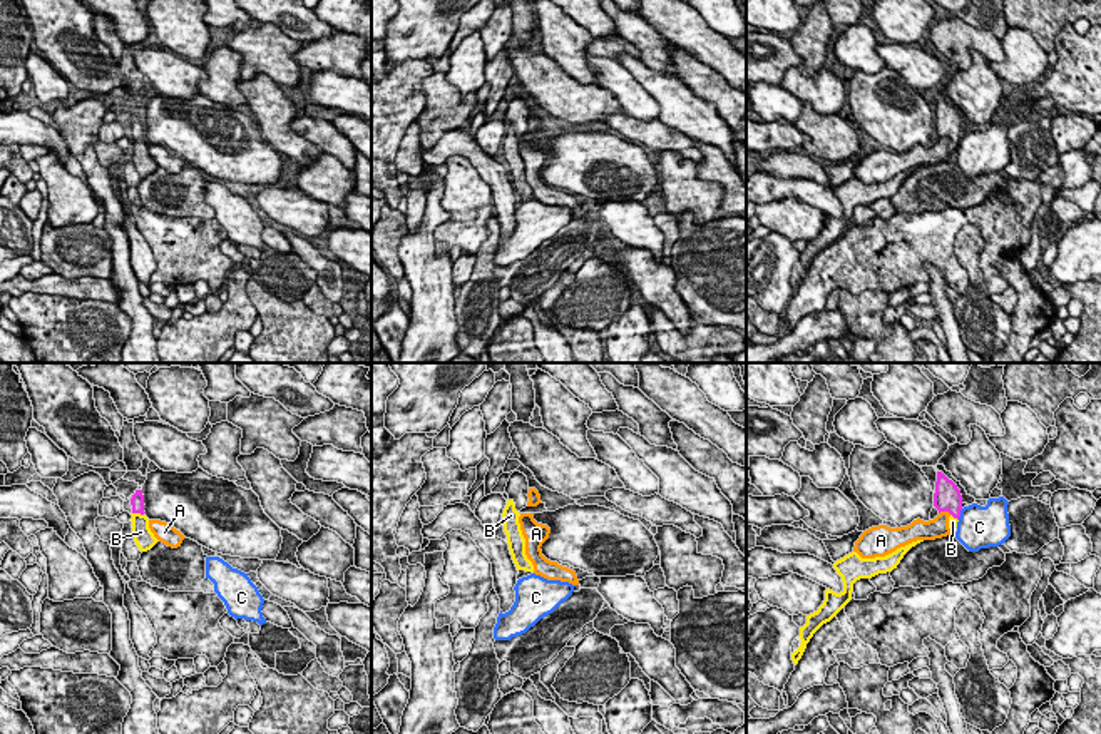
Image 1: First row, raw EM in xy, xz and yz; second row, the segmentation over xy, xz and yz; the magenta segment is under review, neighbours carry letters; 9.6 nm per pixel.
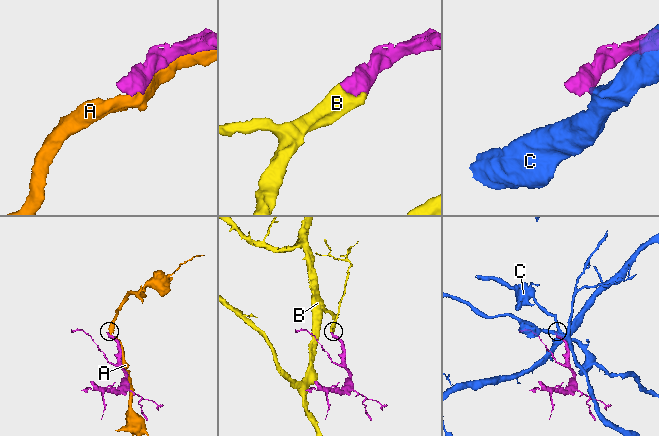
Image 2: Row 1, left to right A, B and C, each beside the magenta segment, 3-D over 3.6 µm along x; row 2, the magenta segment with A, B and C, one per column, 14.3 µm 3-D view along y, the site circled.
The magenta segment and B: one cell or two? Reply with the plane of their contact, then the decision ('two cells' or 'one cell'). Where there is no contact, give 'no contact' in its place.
meets magenta in xy; one cell

